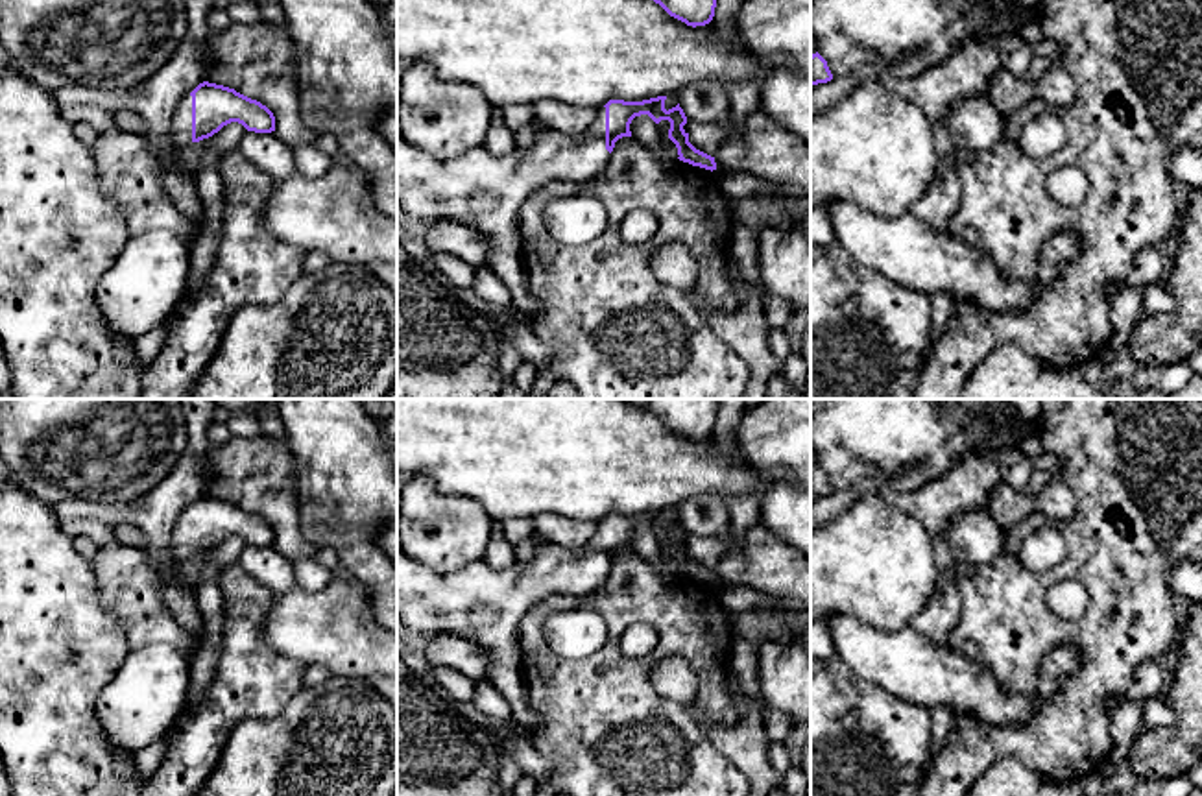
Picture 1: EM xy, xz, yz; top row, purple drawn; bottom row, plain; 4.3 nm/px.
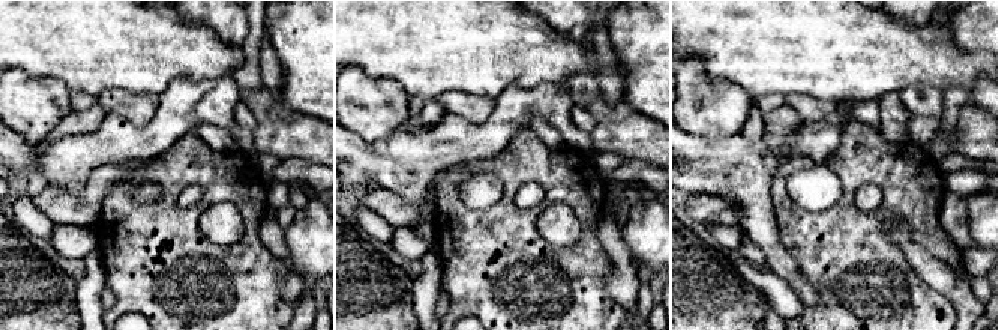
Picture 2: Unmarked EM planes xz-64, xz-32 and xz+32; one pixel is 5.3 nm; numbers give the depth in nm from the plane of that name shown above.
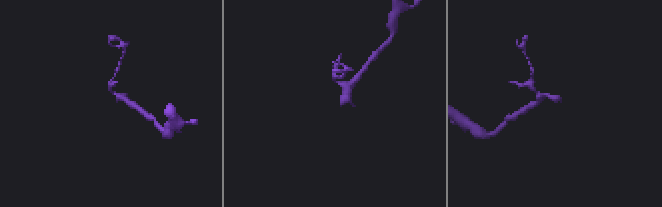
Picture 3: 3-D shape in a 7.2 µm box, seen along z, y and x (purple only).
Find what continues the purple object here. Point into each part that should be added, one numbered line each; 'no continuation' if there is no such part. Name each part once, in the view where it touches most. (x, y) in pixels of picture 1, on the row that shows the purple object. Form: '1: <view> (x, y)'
1: xy (181, 120)

